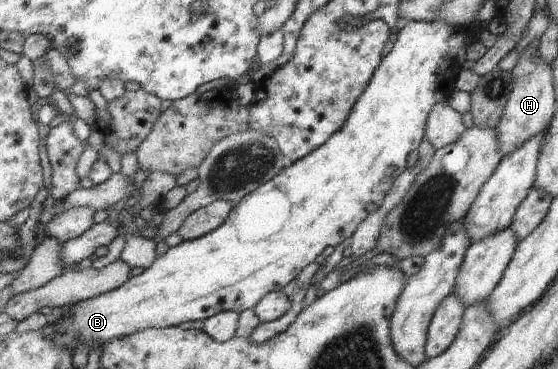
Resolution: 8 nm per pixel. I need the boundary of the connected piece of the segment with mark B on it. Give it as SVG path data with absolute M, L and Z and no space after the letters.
M436 20L436 22L426 21L410 21L408 26L397 32L396 40L393 44L393 49L382 59L381 65L378 67L376 73L374 73L373 80L366 87L365 93L358 99L357 105L354 107L352 113L350 113L349 120L342 127L341 131L338 131L333 135L332 138L324 145L320 146L310 153L308 156L302 158L301 161L293 162L291 165L286 167L280 174L277 174L270 182L266 182L251 192L246 198L243 198L239 203L235 205L230 213L230 216L226 219L226 222L220 228L196 238L191 241L182 241L175 247L170 247L164 254L156 258L156 262L150 268L146 269L138 276L131 277L124 286L116 288L106 294L96 296L94 298L88 298L83 302L78 302L70 306L68 311L69 317L62 316L57 323L53 324L56 326L56 334L54 334L54 340L58 346L68 346L74 353L77 349L78 344L84 344L88 347L88 353L96 350L96 344L102 346L102 350L106 350L106 344L112 342L112 340L118 340L118 338L126 338L126 336L132 336L136 332L140 332L148 329L161 329L168 328L171 326L179 326L184 322L200 320L208 320L215 314L220 314L224 311L238 311L244 312L248 309L253 309L258 306L258 302L265 296L268 296L271 292L284 290L292 280L296 280L302 270L316 262L316 258L328 248L328 246L338 246L343 242L348 242L351 236L358 230L358 227L370 214L374 214L382 204L384 199L388 196L388 192L392 190L394 182L398 180L401 174L406 172L408 168L408 156L412 150L419 150L422 141L426 136L426 127L428 126L428 117L430 112L436 104L446 104L449 102L450 95L456 90L456 78L458 78L458 72L460 72L460 64L458 63L458 52L462 50L464 42L470 43L470 36L467 36L467 32L470 31L468 27L457 27L448 26L446 22L442 20Z

